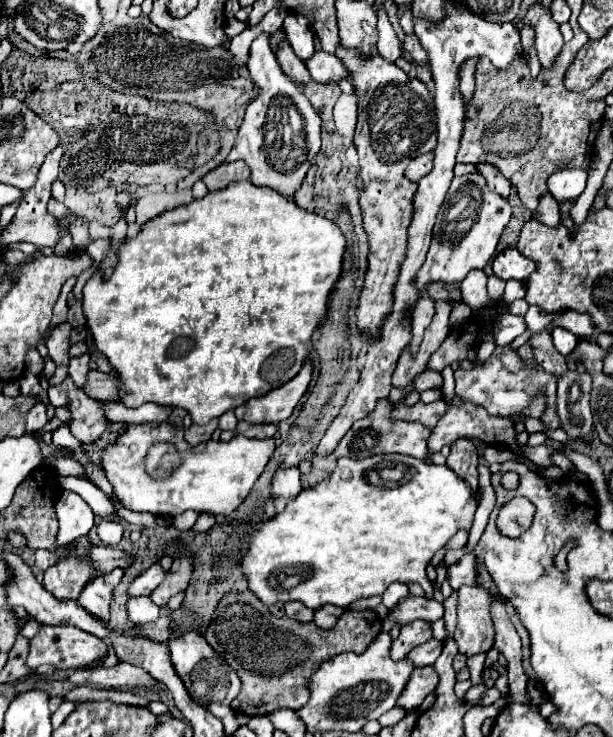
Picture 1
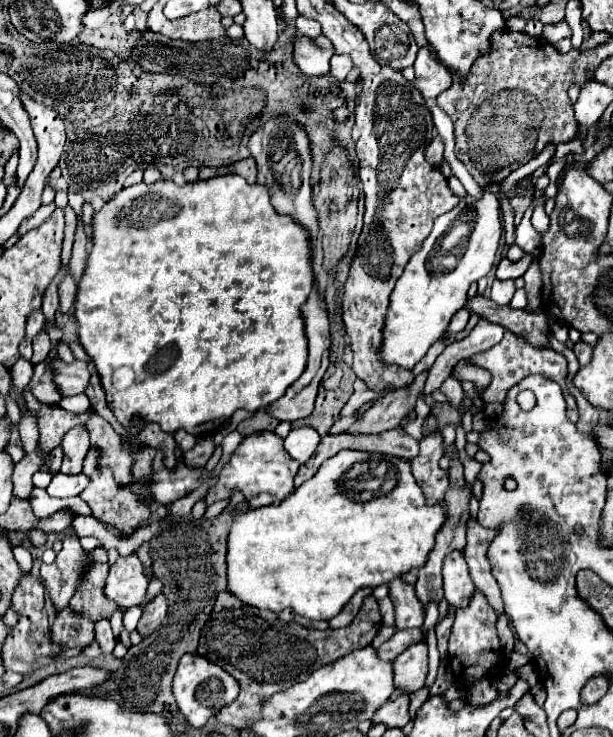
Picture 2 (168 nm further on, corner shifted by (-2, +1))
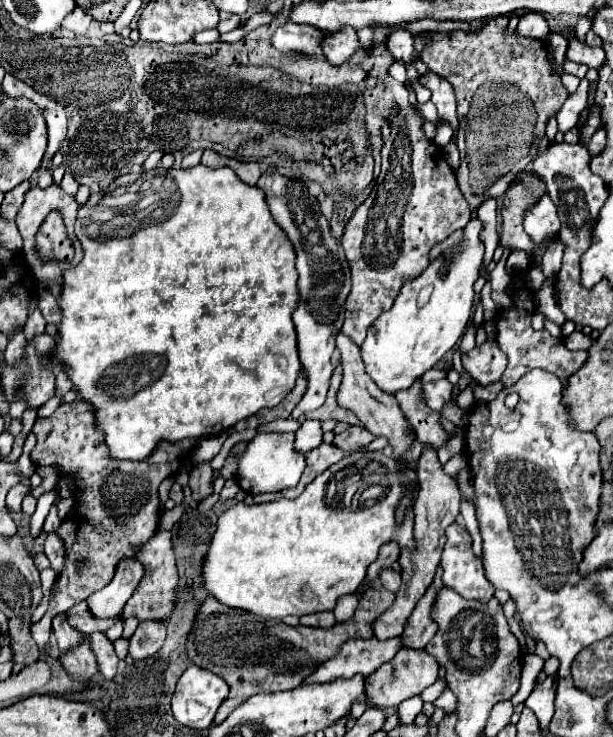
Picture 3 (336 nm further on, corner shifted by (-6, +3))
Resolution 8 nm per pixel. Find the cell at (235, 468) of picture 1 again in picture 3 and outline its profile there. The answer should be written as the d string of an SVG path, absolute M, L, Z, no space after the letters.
M257 433L249 445L245 455L239 461L237 479L243 491L251 493L279 493L287 487L295 487L305 469L305 457L293 449L293 437L287 433Z

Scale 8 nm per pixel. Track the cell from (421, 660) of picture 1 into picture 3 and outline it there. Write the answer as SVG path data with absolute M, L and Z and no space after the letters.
M401 649L395 655L395 661L391 659L383 663L375 673L367 677L367 695L371 699L371 705L377 705L381 709L397 707L401 701L419 695L425 687L435 683L437 671L439 671L439 663L425 649Z

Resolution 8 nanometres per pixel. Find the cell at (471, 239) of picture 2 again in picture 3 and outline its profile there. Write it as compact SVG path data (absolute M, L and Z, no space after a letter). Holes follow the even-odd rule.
M471 217L463 227L461 241L453 249L447 249L441 257L433 259L419 277L407 281L393 307L381 313L367 331L365 343L361 345L365 371L385 393L393 395L399 389L411 387L411 383L431 369L465 333L473 311L473 283L481 275L485 253L481 231L483 221L479 217ZM427 285L433 287L433 293L429 301L419 307L419 291Z

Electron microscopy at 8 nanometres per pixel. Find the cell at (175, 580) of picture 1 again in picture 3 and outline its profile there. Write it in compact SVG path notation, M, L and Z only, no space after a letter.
M141 621L131 637L129 653L133 659L155 655L165 641L165 621Z

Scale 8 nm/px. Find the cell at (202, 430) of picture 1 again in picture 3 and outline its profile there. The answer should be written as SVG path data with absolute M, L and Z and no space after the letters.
M211 461L197 463L193 467L193 471L189 473L189 487L193 489L193 499L195 501L201 501L211 493L211 473L213 473Z

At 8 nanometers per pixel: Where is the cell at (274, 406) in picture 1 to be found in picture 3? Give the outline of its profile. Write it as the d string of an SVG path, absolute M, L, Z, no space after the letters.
M273 169L263 173L257 185L267 195L267 203L275 223L287 233L287 237L291 239L297 251L297 271L299 271L297 287L301 291L301 303L293 313L293 323L299 337L299 357L307 379L307 391L303 399L297 403L297 407L293 409L291 417L301 419L305 413L315 411L325 403L329 379L335 369L331 363L335 337L341 329L343 303L351 289L349 265L329 231L329 221L321 213L317 197L309 193L307 179L303 179L301 175L281 173L279 169Z

